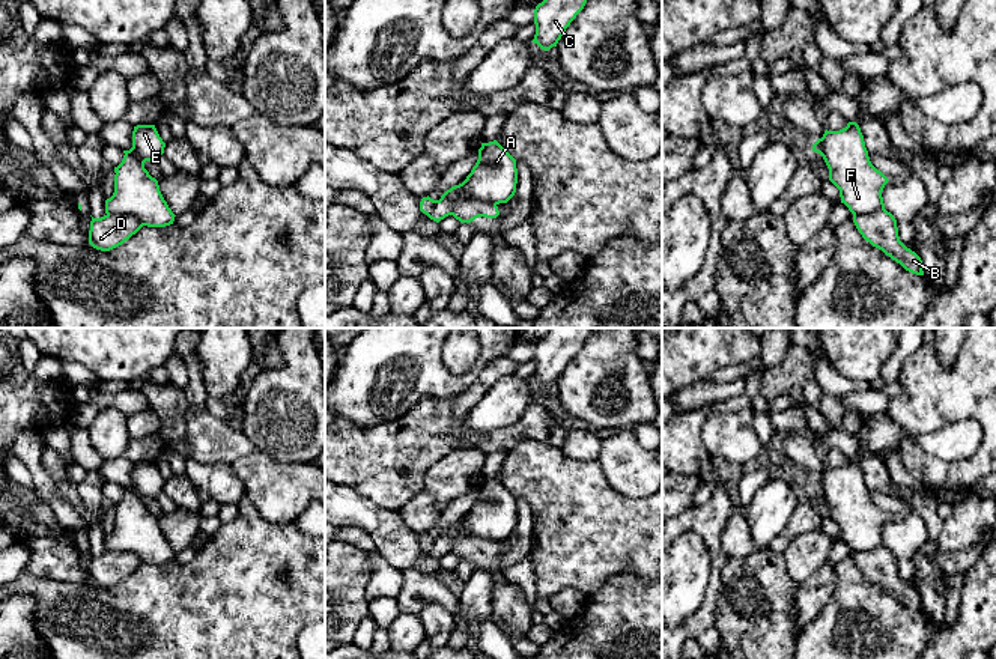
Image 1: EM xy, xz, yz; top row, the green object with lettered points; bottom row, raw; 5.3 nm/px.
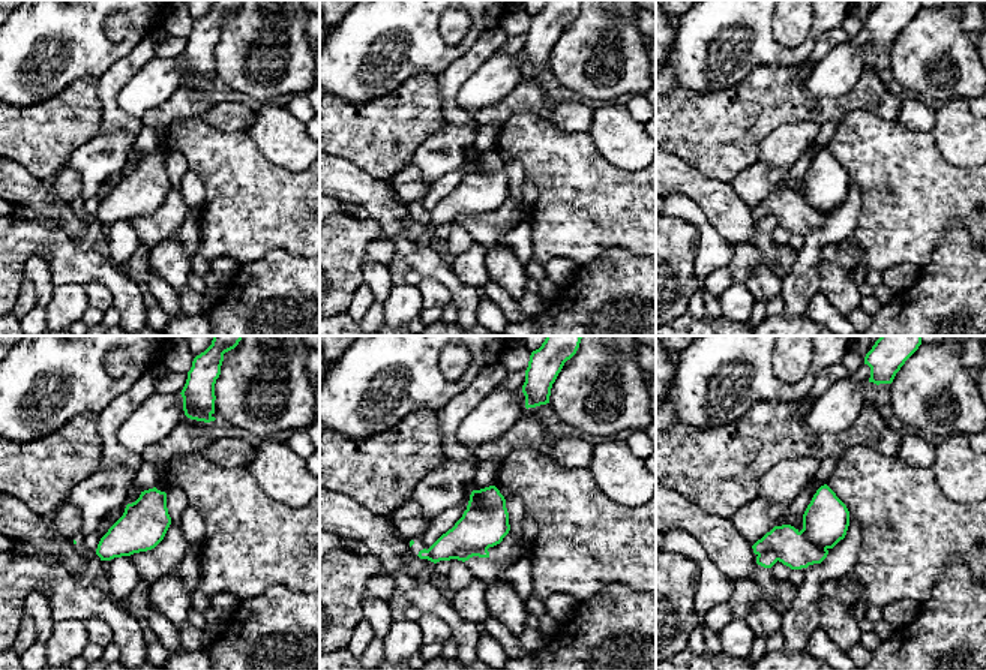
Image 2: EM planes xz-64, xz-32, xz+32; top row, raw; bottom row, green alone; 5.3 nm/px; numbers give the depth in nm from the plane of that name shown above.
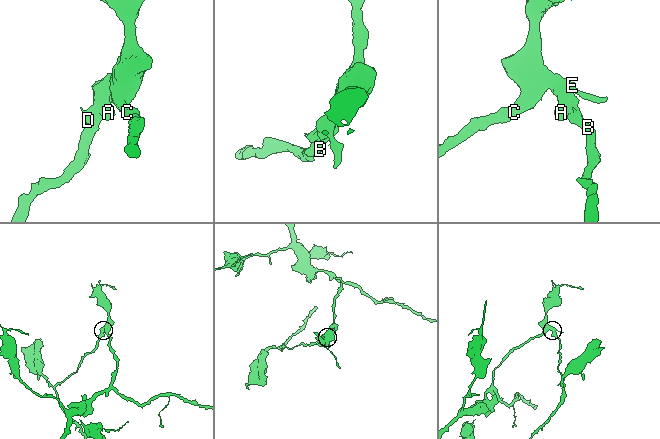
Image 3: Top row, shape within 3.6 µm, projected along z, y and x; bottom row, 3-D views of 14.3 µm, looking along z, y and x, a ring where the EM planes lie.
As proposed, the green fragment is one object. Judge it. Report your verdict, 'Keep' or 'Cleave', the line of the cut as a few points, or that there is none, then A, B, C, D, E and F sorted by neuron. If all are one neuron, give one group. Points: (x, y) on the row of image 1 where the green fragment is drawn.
Cleave. Split along xz (461, 184), (470, 197), (495, 205). Groups: A C E F / B D

